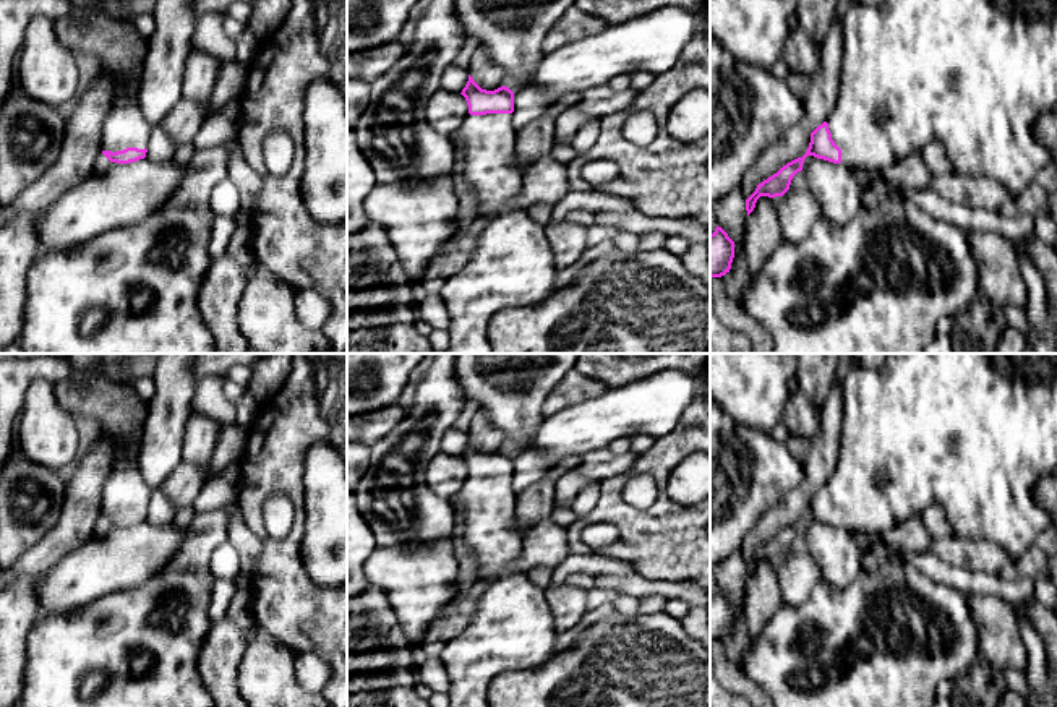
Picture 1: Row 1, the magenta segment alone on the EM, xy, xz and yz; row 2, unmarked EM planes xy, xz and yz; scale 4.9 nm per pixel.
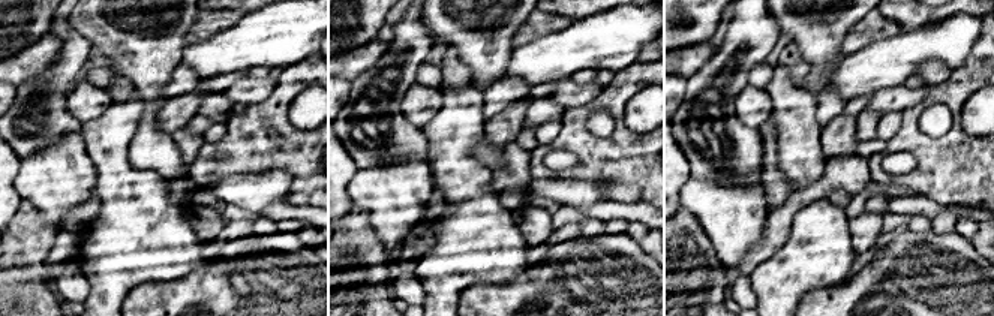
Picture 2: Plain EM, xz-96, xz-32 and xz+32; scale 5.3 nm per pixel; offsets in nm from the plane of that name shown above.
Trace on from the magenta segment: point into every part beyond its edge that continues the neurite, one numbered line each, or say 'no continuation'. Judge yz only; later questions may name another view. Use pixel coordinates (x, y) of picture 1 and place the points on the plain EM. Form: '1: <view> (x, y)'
1: yz (975, 433)

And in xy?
1: xy (125, 490)

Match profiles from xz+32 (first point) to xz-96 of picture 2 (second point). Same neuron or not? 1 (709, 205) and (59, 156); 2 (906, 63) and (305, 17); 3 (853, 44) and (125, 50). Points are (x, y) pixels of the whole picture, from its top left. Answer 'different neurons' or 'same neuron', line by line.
1: same neuron
2: same neuron
3: different neurons

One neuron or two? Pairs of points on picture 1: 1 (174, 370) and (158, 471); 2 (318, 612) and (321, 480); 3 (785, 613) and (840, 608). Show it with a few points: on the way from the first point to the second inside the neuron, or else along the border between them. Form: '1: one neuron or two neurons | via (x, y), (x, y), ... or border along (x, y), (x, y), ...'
1: one neuron | via (174, 394), (164, 404), (161, 446)
2: two neurons | border along (300, 561), (307, 574), (320, 587), (329, 589)
3: one neuron | via (798, 613), (827, 613)

